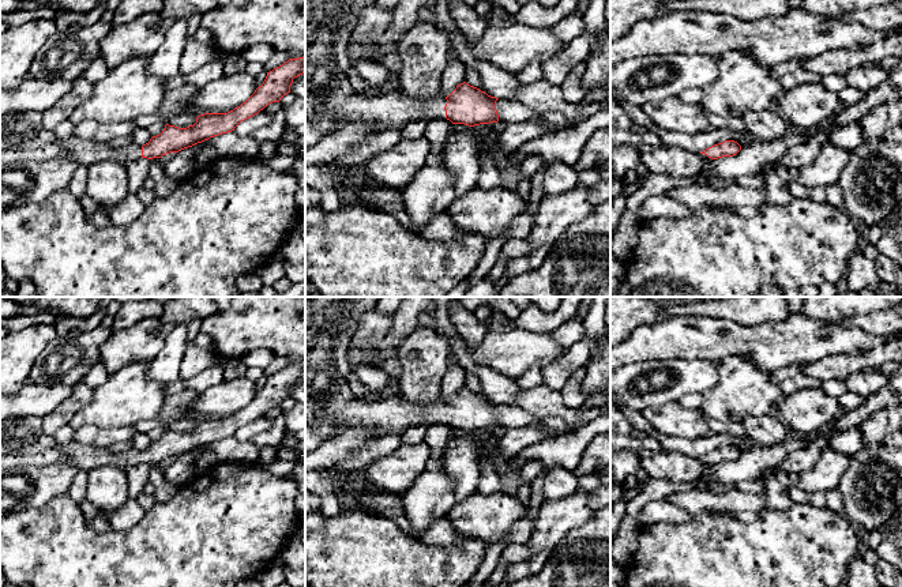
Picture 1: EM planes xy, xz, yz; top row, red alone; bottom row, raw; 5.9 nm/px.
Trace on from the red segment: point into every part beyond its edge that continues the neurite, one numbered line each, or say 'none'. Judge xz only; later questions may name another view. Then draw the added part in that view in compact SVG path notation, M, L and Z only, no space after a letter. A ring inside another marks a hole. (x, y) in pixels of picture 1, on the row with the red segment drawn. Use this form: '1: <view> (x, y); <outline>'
1: xz (393, 110); M402 86L377 95L350 95L345 102L331 106L326 117L305 118L305 147L319 143L352 123L365 123L375 131L402 129L417 120L446 118L446 95L440 86L432 98L409 94Z

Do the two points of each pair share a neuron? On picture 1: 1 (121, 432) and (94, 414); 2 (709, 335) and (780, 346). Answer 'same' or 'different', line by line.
1: different
2: same

